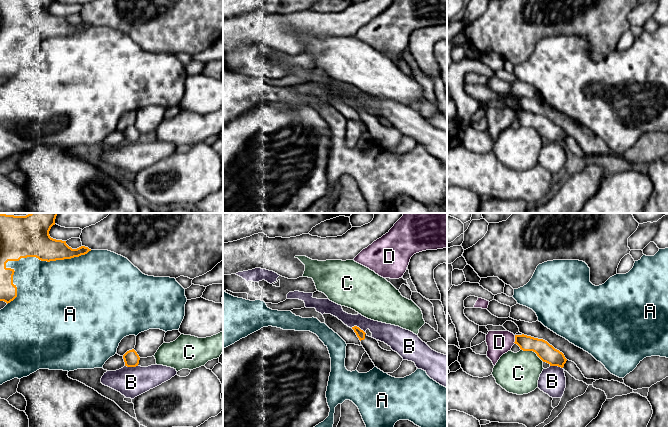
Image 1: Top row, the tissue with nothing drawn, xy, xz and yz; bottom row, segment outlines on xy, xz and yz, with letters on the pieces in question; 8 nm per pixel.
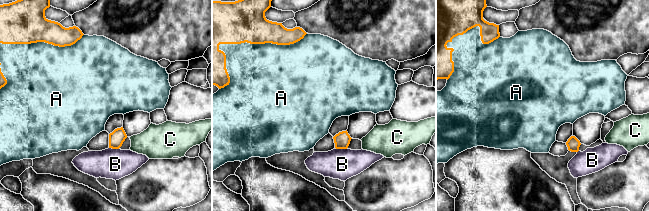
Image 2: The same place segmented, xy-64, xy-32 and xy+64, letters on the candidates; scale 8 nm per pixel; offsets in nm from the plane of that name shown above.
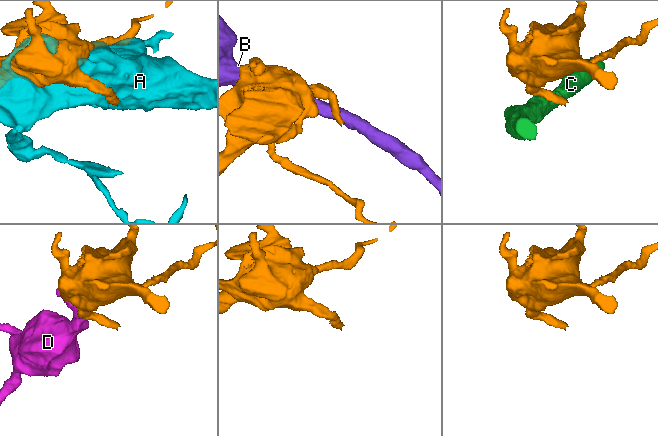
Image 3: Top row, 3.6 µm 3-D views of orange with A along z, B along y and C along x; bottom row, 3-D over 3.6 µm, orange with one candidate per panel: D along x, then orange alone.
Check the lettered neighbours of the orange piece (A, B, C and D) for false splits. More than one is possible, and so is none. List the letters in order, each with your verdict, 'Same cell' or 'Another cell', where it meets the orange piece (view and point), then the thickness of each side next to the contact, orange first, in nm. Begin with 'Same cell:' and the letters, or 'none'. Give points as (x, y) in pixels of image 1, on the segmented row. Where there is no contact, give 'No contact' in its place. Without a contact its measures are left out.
Same cell: none
A: Another cell. Touches orange at xy (26, 257). Thickness 340 nm (orange) against 380 nm
B: Another cell. Touches orange at xz (358, 327). Thickness 70 nm (orange) against 160 nm
C: Another cell. Touches orange at yz (532, 350). Thickness 150 nm (orange) against 340 nm
D: Another cell. Touches orange at yz (515, 339). Thickness 140 nm (orange) against 190 nm

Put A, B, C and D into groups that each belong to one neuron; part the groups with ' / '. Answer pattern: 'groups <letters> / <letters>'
groups A / B / C / D

